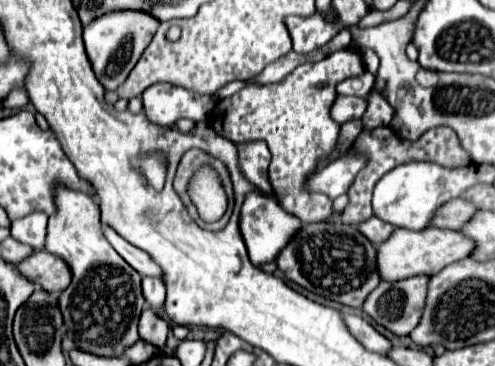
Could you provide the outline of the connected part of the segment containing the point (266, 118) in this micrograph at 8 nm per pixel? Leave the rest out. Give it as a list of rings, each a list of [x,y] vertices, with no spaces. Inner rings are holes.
[[[344,48],[326,56],[322,62],[308,62],[298,66],[282,82],[262,86],[249,85],[238,94],[226,98],[216,104],[210,126],[214,126],[216,134],[228,138],[230,142],[246,144],[252,142],[254,136],[260,136],[272,152],[270,162],[270,182],[274,186],[274,194],[280,198],[280,204],[286,212],[294,214],[302,222],[322,222],[332,214],[332,200],[324,194],[306,194],[306,180],[314,166],[332,152],[338,140],[340,124],[330,118],[330,106],[336,98],[334,86],[346,78],[360,76],[364,72],[362,54],[356,48]],[[324,84],[324,88],[318,88]],[[218,116],[222,128],[218,132]]]

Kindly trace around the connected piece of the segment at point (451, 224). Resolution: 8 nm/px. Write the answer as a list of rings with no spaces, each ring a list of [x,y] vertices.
[[[454,198],[454,202],[446,202],[446,206],[438,208],[438,214],[434,214],[430,226],[458,230],[460,226],[464,226],[474,216],[474,212],[476,212],[474,204],[464,202],[460,198]]]

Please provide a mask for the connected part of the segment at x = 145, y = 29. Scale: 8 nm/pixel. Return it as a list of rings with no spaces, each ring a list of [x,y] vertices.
[[[132,10],[104,14],[84,28],[86,54],[88,54],[88,60],[92,64],[96,78],[104,86],[104,90],[116,90],[128,78],[130,70],[136,66],[138,58],[150,44],[156,28],[158,28],[156,18],[152,18],[146,12],[132,12]]]

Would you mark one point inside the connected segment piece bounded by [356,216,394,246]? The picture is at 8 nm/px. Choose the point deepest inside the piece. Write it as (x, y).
(376, 231)

